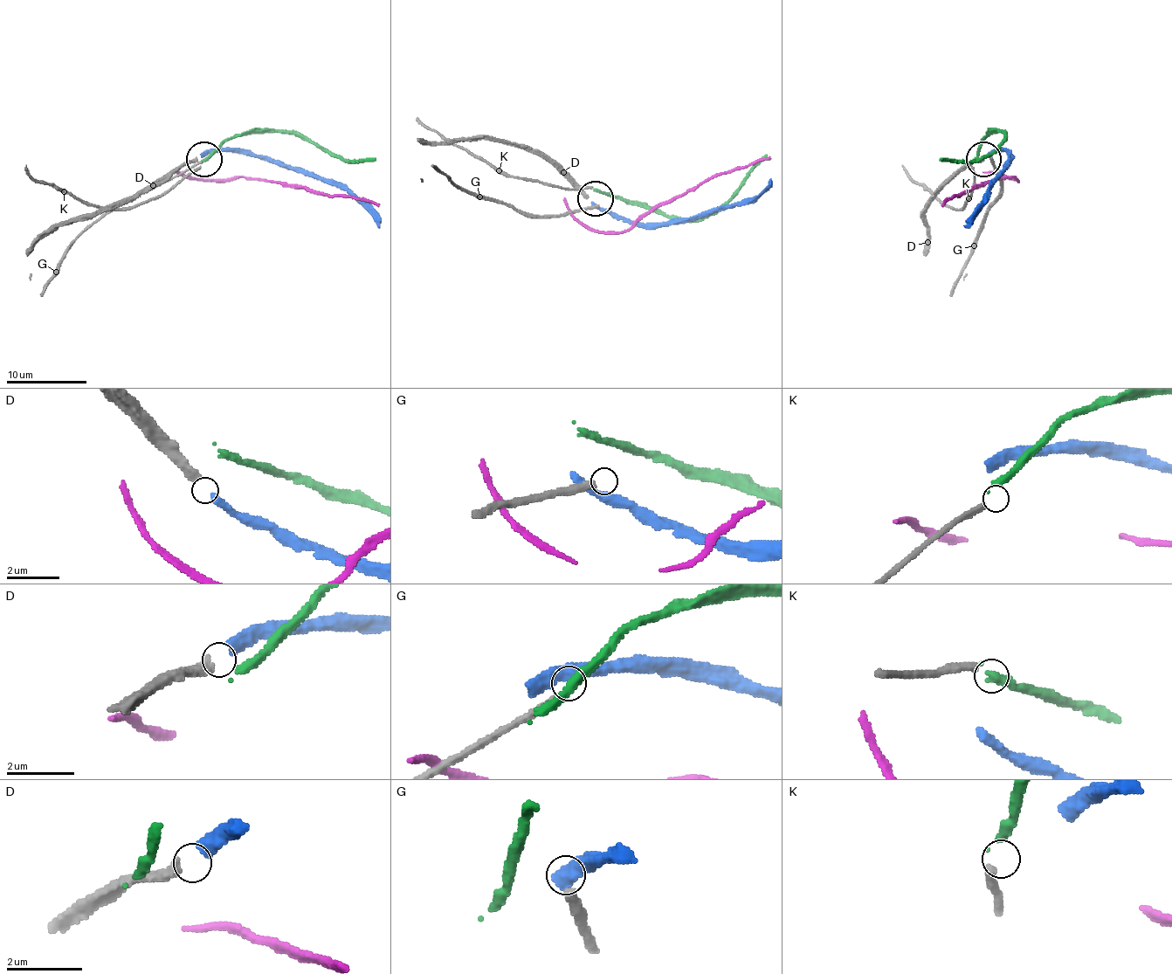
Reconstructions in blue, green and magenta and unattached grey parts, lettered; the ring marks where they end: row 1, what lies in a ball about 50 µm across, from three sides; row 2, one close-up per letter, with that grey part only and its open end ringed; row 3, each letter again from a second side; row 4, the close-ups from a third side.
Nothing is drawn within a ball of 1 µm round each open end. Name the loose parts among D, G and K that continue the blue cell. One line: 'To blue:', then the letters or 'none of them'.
To blue: D

